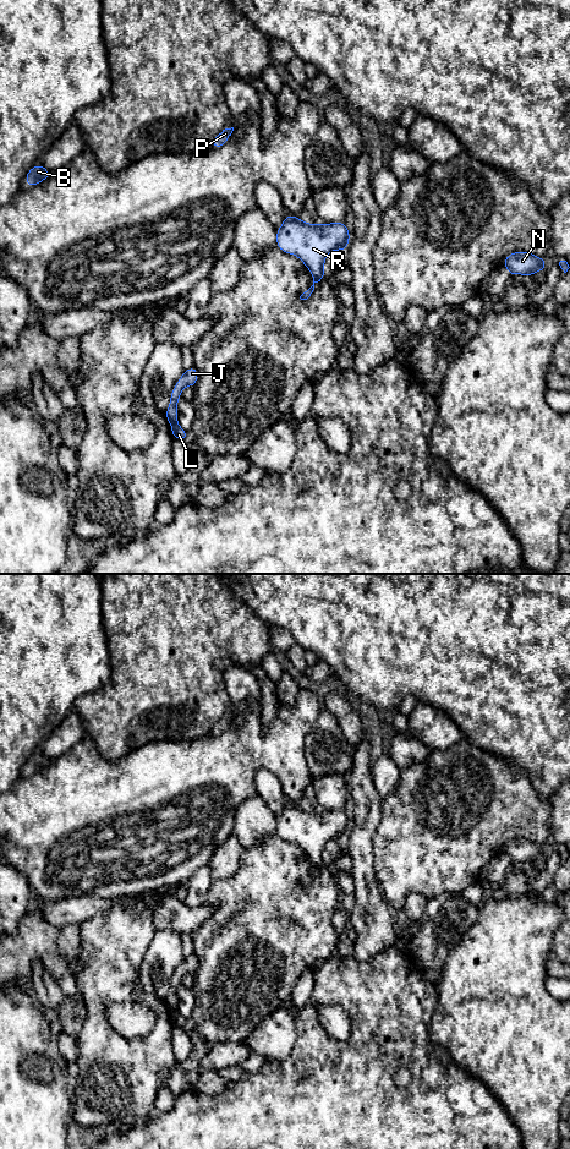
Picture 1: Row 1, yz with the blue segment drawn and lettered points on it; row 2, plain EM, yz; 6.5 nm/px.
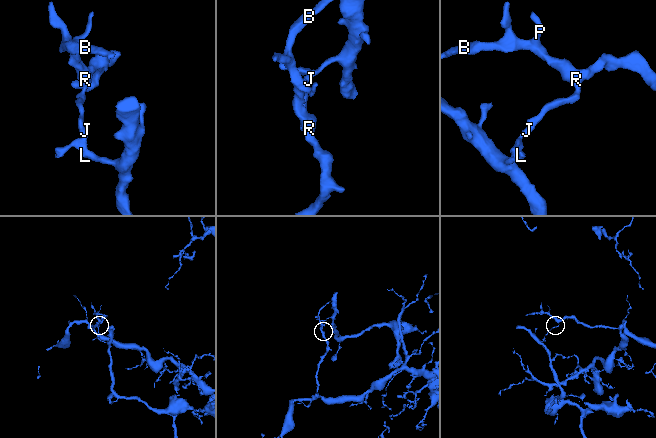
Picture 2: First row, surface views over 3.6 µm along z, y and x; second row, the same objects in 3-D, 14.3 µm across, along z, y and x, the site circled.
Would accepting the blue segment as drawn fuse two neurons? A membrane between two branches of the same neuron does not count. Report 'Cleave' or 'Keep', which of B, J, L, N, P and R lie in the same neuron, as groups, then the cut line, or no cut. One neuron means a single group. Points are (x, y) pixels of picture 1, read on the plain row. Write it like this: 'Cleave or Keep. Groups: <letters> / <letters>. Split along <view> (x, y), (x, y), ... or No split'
Cleave. Groups: B J N P R / L. Split along yz (176, 1010), (170, 1012)

